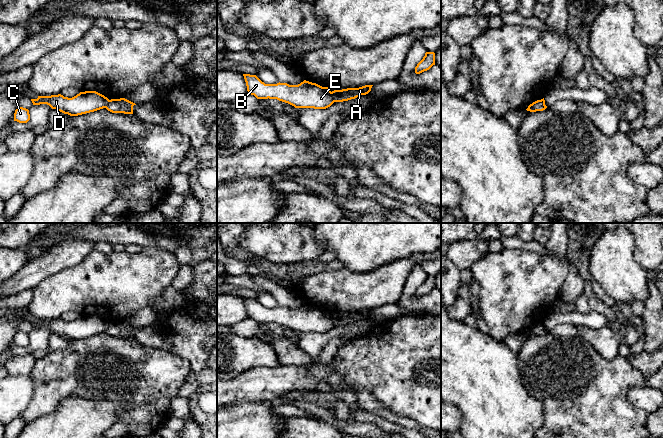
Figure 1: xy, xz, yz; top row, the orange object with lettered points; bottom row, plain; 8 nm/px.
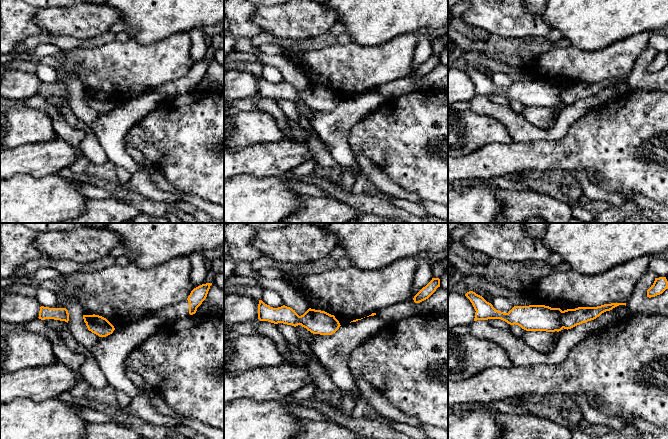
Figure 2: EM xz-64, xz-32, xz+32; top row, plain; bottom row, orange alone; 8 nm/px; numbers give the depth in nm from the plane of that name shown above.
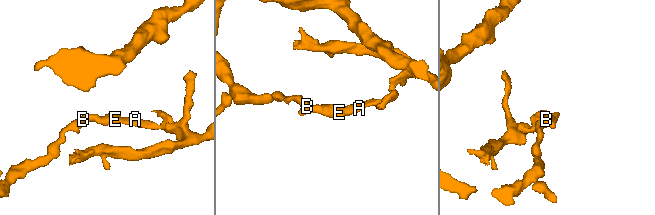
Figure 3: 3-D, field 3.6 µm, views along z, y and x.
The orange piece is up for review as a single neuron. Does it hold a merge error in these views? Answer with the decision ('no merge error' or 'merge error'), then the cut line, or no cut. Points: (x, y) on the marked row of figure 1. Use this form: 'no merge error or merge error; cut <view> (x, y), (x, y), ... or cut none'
merge error; cut xz (330, 92), (331, 98), (334, 101)

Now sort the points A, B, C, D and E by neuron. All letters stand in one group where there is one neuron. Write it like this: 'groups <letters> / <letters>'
groups A / B C D E

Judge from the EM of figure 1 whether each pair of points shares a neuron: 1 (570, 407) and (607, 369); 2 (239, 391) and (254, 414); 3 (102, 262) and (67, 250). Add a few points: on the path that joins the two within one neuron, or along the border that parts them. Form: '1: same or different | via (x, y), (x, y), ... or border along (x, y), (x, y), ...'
1: same | via (579, 398), (598, 378)
2: different | border along (269, 401), (233, 401), (227, 405)
3: different | border along (93, 248), (77, 264), (65, 269)

